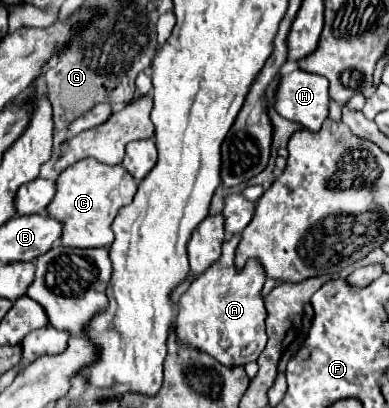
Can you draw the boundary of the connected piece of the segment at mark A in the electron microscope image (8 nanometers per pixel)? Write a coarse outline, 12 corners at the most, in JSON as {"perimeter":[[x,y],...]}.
{"perimeter":[[240,236],[178,300],[176,342],[228,368],[266,346],[264,270]]}

